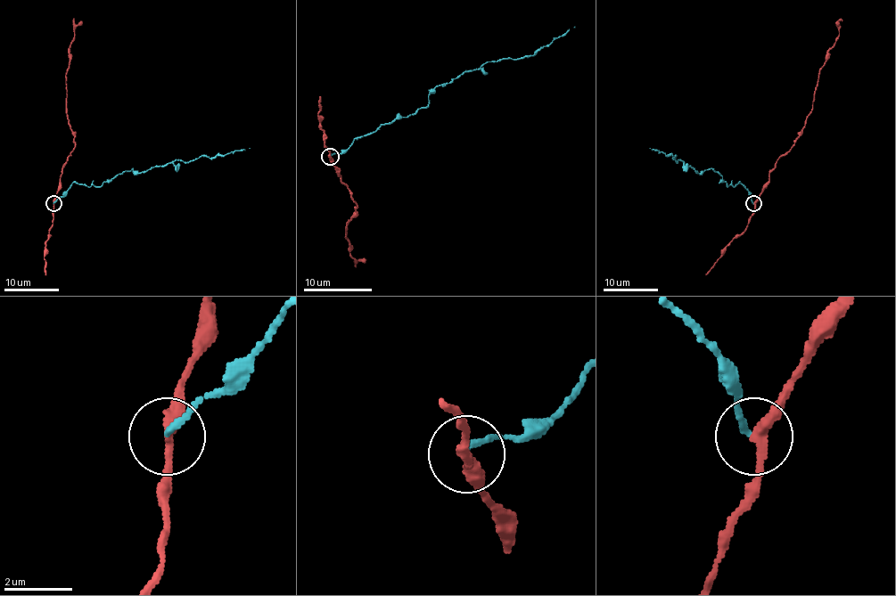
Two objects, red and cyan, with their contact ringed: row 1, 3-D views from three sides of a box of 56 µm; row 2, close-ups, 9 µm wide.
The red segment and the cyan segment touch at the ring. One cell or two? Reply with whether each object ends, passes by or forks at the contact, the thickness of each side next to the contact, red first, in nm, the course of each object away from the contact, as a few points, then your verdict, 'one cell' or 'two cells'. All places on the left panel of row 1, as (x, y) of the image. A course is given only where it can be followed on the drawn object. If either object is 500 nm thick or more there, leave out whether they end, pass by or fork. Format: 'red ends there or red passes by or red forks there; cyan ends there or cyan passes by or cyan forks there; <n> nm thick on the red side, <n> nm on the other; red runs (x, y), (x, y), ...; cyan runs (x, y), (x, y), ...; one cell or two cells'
red passes by; cyan ends there; 280 nm thick on the red side, 180 nm on the other; red runs (53, 204), (61, 172), (74, 148), (74, 136), (66, 110), (66, 70), (74, 28), (83, 21); cyan runs (53, 204), (74, 182), (101, 186), (132, 168), (139, 172), (178, 160), (214, 157), (250, 148); two cells

